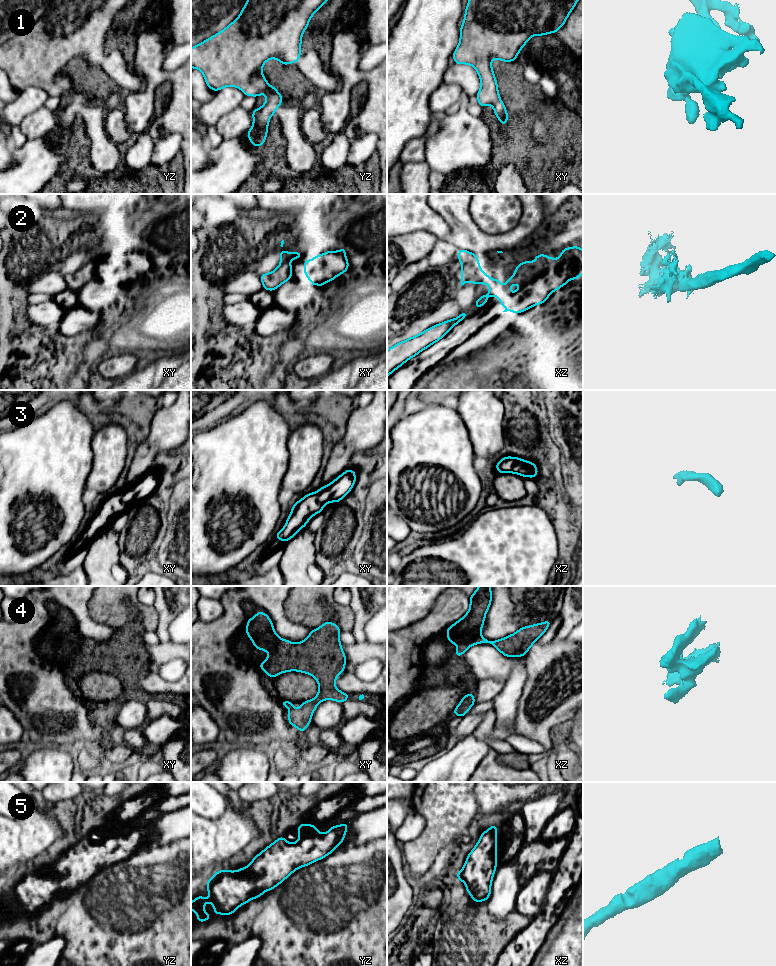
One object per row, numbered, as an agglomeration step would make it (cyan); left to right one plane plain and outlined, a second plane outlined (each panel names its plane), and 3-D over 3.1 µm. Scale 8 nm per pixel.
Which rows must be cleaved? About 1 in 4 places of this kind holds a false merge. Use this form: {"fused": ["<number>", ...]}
{"fused": ["2"]}

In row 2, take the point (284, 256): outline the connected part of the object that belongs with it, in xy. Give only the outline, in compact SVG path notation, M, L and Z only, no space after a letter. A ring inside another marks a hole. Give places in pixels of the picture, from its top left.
M283 249L280 251L280 262L281 264L284 262L288 262L289 260L293 260L293 259L297 259L297 258L301 258L302 257L302 253L299 252L285 252Z

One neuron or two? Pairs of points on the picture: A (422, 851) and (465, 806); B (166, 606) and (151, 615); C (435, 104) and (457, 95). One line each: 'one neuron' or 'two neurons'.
A: one neuron
B: two neurons
C: one neuron

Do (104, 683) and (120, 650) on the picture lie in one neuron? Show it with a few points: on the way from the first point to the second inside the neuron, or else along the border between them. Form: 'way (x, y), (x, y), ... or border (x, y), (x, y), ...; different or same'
way (108, 675), (120, 661), (120, 658); same

